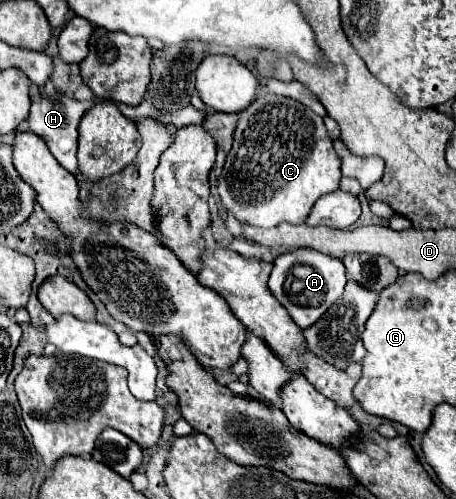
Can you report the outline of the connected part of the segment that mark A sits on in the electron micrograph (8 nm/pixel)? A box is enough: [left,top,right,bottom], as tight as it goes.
[269,249,345,329]

